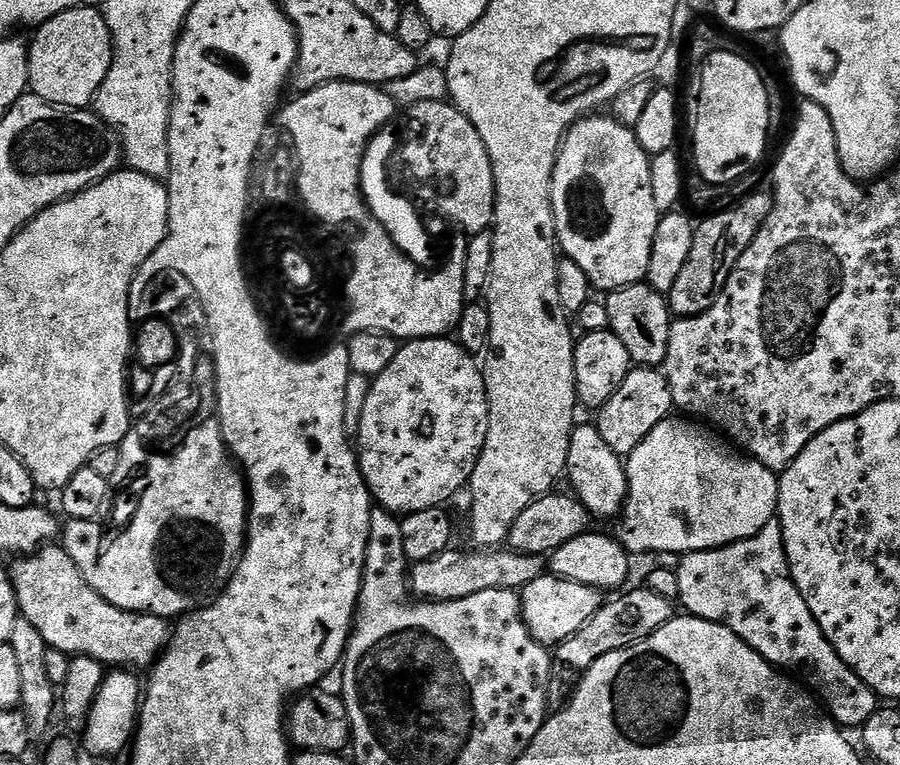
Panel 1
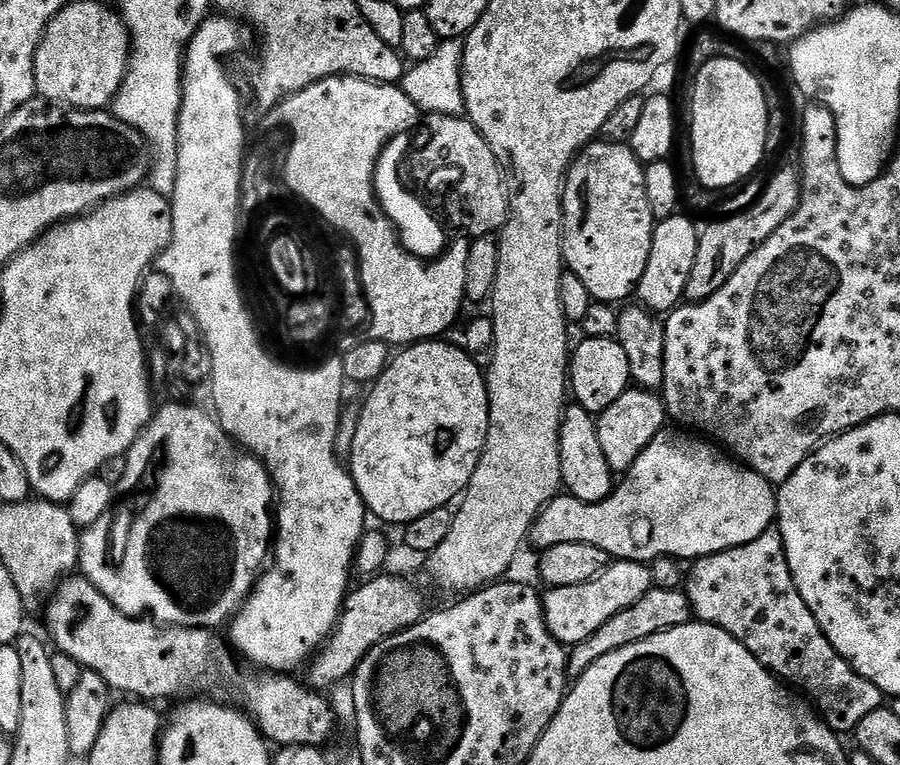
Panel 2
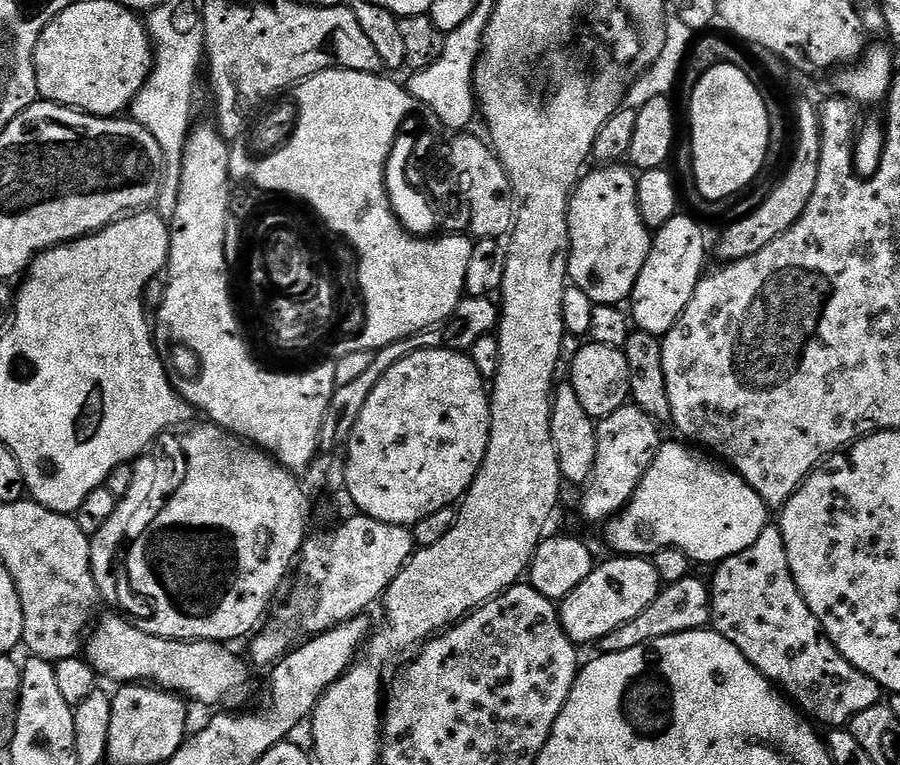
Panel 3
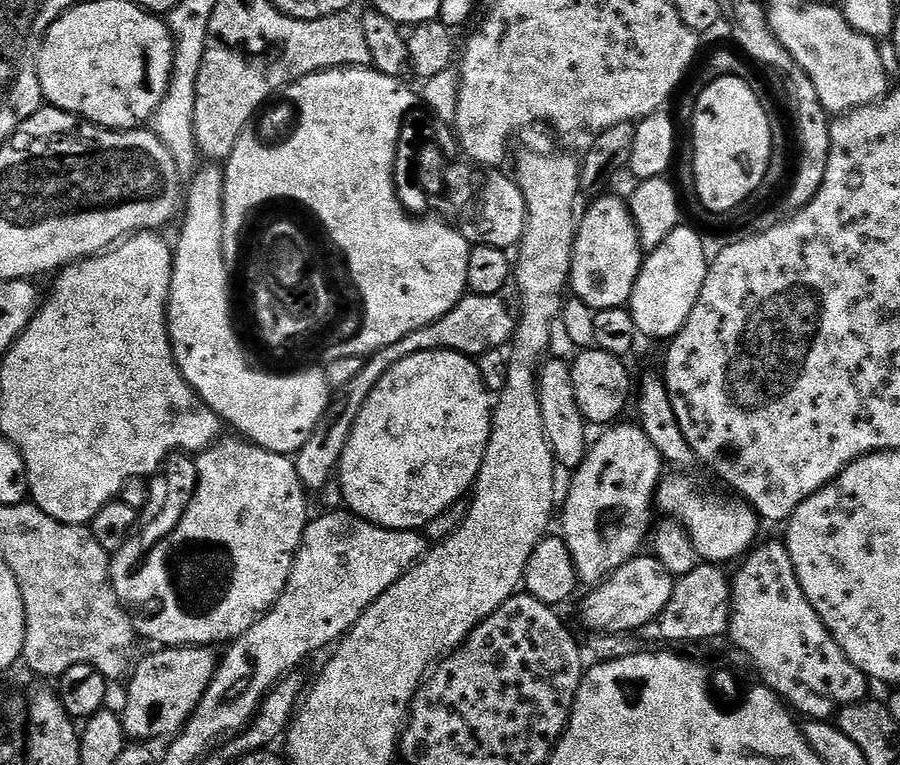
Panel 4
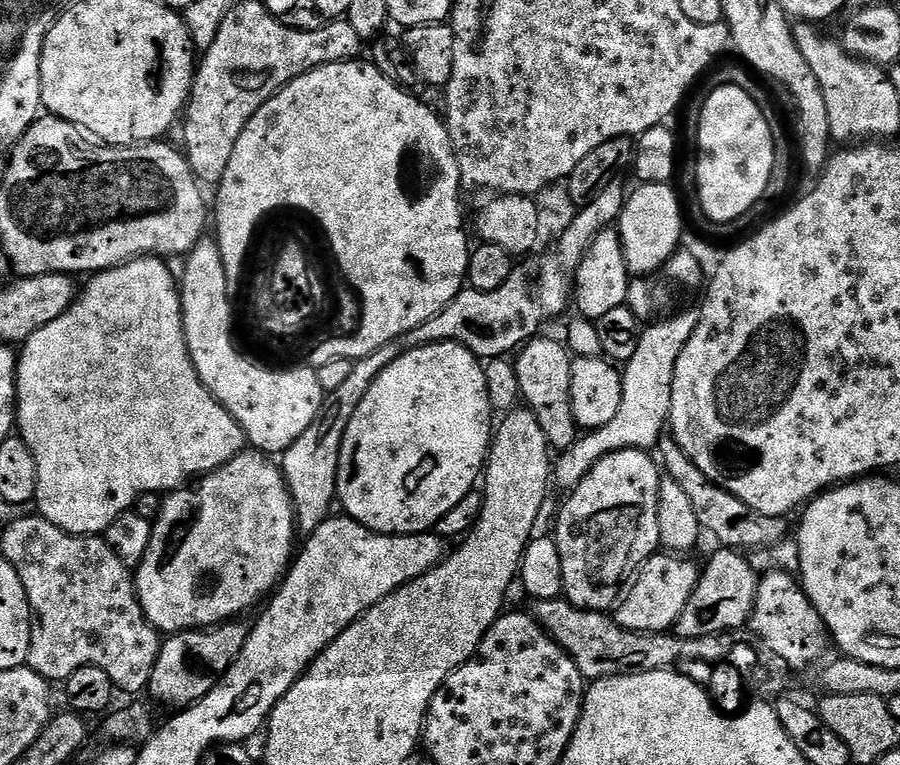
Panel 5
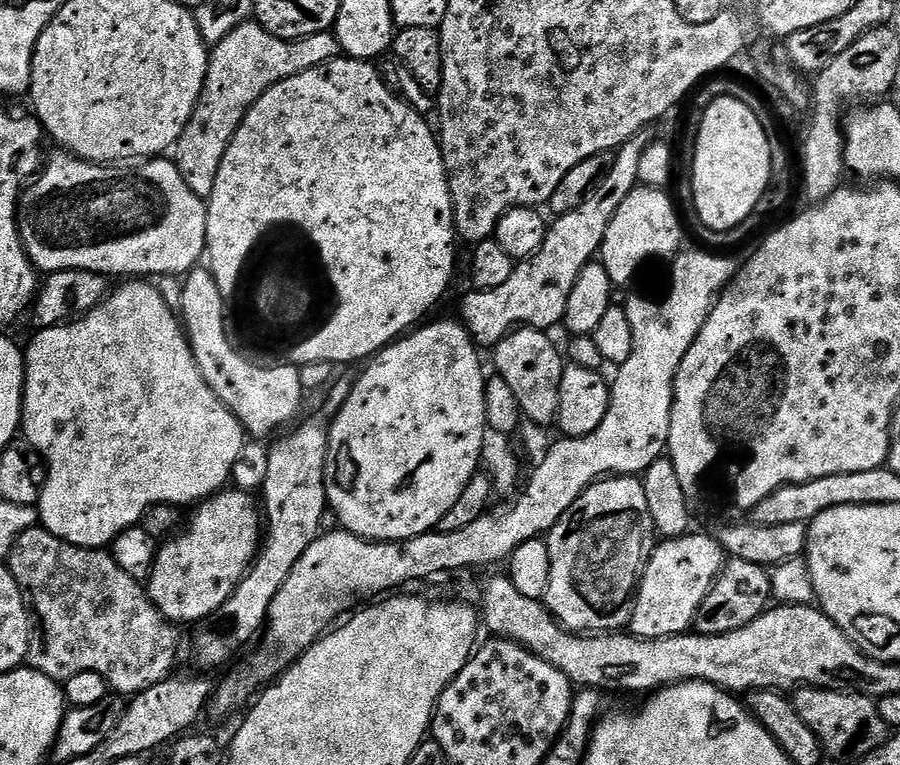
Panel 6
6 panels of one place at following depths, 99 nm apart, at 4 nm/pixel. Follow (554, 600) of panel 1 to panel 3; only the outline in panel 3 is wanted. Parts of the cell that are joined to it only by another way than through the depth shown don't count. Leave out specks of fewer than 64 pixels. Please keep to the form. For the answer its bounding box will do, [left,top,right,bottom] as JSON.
[558,554,662,645]

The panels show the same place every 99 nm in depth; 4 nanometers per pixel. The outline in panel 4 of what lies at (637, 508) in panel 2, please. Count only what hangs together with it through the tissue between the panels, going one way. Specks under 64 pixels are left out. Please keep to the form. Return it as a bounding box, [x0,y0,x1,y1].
[655,474,762,566]

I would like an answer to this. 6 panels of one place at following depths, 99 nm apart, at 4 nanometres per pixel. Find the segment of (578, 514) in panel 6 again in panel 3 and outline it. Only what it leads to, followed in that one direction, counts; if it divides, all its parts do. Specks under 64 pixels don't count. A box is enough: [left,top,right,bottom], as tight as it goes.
[580,406,662,524]

